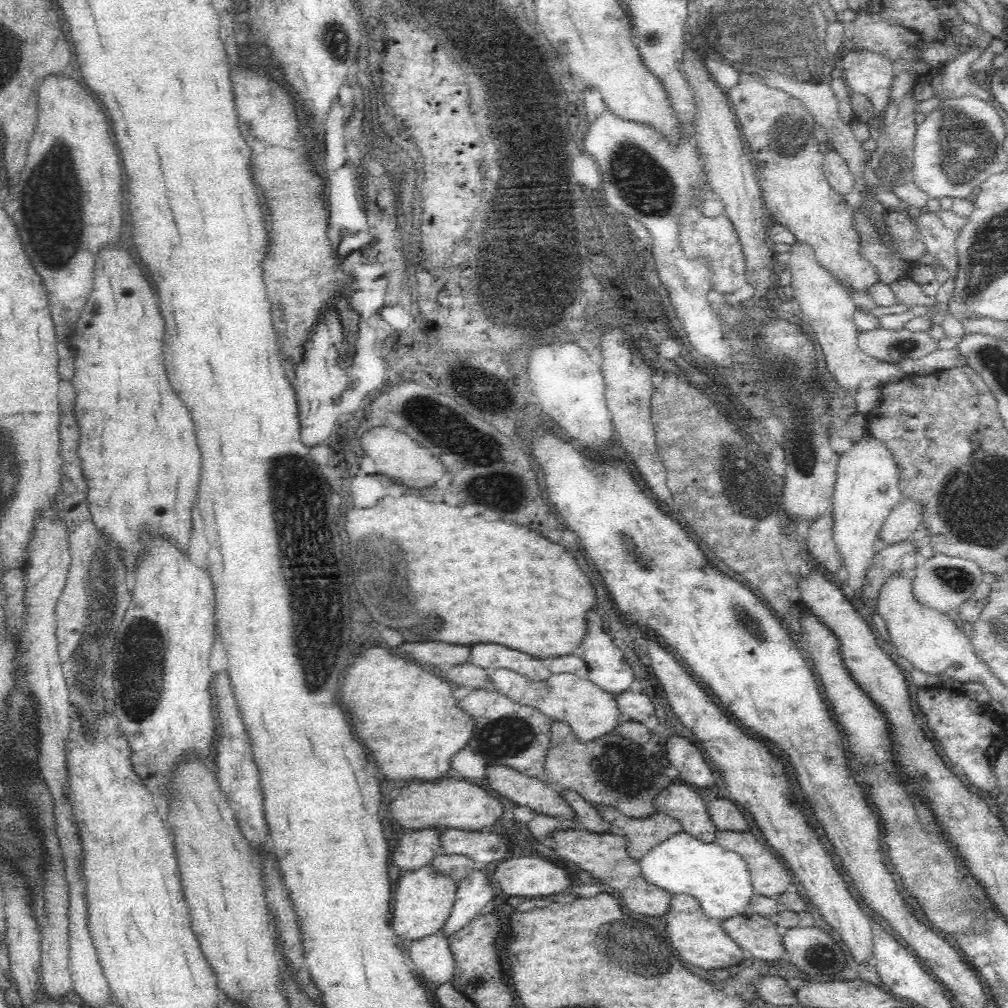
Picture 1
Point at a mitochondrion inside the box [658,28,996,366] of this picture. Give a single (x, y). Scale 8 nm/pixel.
(962, 149)

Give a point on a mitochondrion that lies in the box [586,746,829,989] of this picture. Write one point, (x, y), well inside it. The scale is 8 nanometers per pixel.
(610, 937)

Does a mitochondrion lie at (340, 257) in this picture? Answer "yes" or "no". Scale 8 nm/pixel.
no

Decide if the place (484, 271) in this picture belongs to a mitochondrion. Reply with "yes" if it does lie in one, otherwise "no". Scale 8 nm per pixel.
yes

